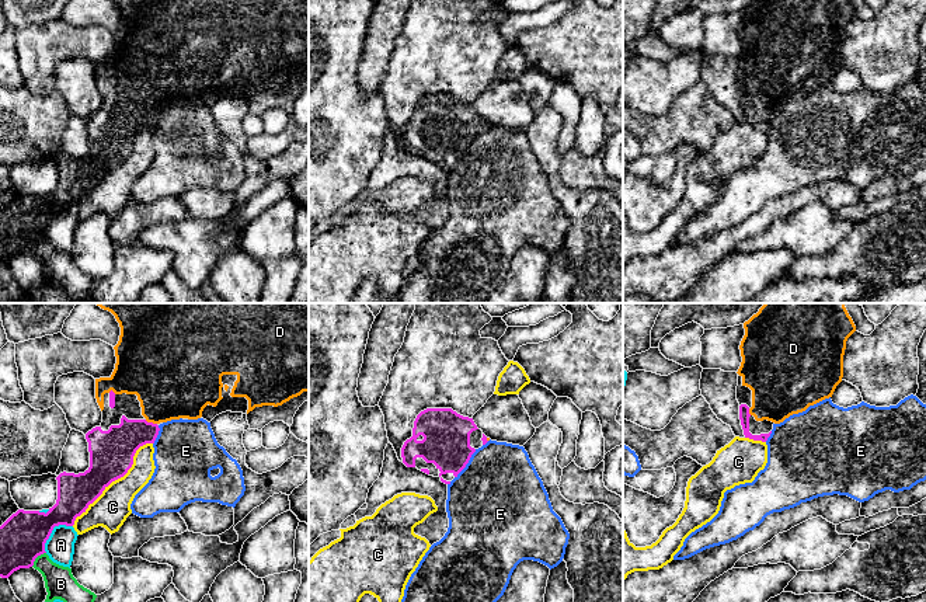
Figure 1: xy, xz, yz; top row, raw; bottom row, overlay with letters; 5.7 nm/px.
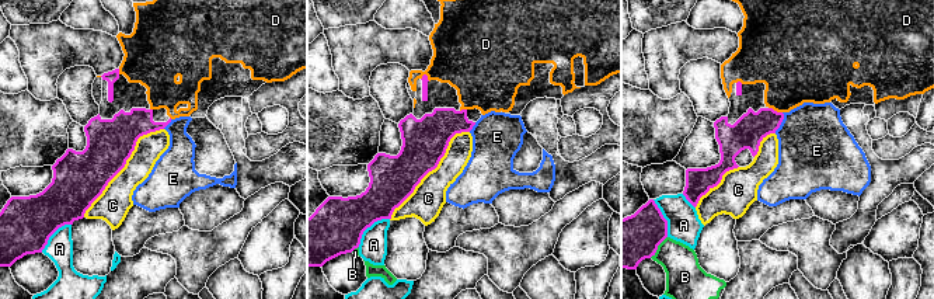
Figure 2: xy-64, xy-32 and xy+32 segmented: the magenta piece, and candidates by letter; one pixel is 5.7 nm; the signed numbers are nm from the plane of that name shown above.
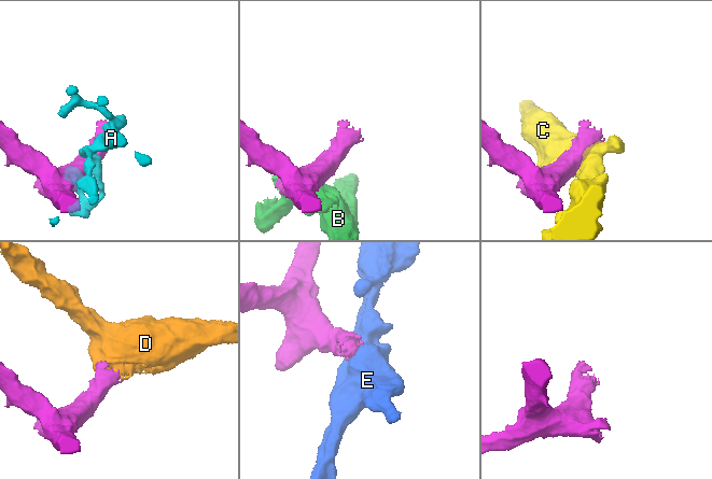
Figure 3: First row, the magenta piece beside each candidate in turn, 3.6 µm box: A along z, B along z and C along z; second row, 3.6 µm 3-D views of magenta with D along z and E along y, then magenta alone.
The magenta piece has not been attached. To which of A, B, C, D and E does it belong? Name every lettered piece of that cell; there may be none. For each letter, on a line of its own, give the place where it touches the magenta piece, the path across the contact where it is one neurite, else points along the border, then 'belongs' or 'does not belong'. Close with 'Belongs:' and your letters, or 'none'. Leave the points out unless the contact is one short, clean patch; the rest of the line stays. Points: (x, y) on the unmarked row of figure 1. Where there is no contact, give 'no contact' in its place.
A: contact xy (52, 215); does not belong
B: contact xy (37, 242); does not belong
C: contact xy (115, 164); does not belong
D: contact xy (150, 108); belongs
E: contact xz (467, 148); border xz (476, 135), (466, 152), (455, 163); does not belong
Belongs: D

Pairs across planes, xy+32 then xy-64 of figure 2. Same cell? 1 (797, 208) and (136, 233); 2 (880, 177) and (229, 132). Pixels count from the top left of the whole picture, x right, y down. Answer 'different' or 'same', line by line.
1: same
2: same

